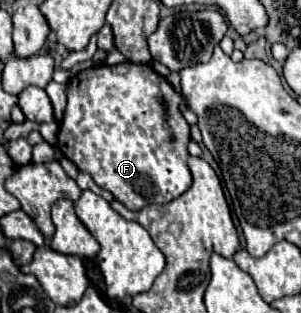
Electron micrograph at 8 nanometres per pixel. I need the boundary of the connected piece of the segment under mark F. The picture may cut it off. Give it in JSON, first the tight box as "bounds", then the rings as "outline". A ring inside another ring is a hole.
{"bounds":[56,61,192,211],"outline":[[[126,61],[112,67],[98,65],[84,69],[68,81],[68,105],[56,147],[130,211],[170,203],[192,183],[186,165],[190,125],[180,105],[186,105],[186,97],[150,65]],[[160,97],[170,101],[170,119],[164,119]],[[160,121],[168,121],[174,141],[168,141],[168,131],[160,127]]]}

